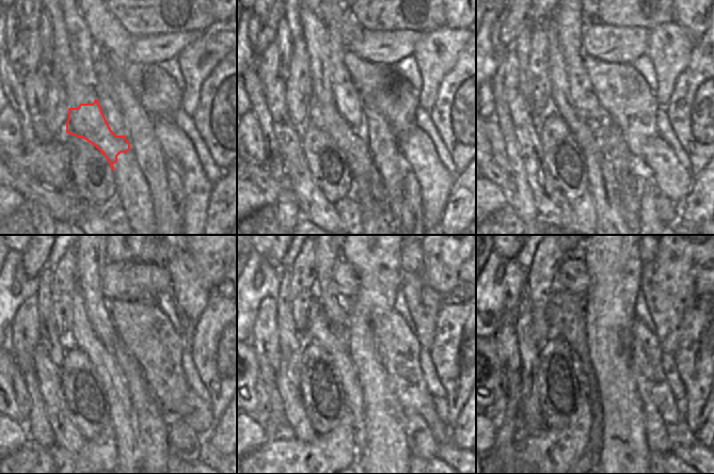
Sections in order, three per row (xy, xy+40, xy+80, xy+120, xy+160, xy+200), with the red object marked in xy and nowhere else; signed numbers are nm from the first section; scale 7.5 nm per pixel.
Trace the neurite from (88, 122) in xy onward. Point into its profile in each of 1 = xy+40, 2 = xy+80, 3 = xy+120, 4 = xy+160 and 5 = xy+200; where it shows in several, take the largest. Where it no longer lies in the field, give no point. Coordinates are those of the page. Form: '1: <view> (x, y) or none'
1: xy+40 (369, 191)
2: xy+80 (603, 185)
3: xy+120 (124, 420)
4: xy+160 (317, 330)
5: xy+200 (585, 375)

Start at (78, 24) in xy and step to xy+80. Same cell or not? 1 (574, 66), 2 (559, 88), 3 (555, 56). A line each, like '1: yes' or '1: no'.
1: no
2: yes
3: yes

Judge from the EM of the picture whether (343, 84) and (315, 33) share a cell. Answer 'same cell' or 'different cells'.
different cells

